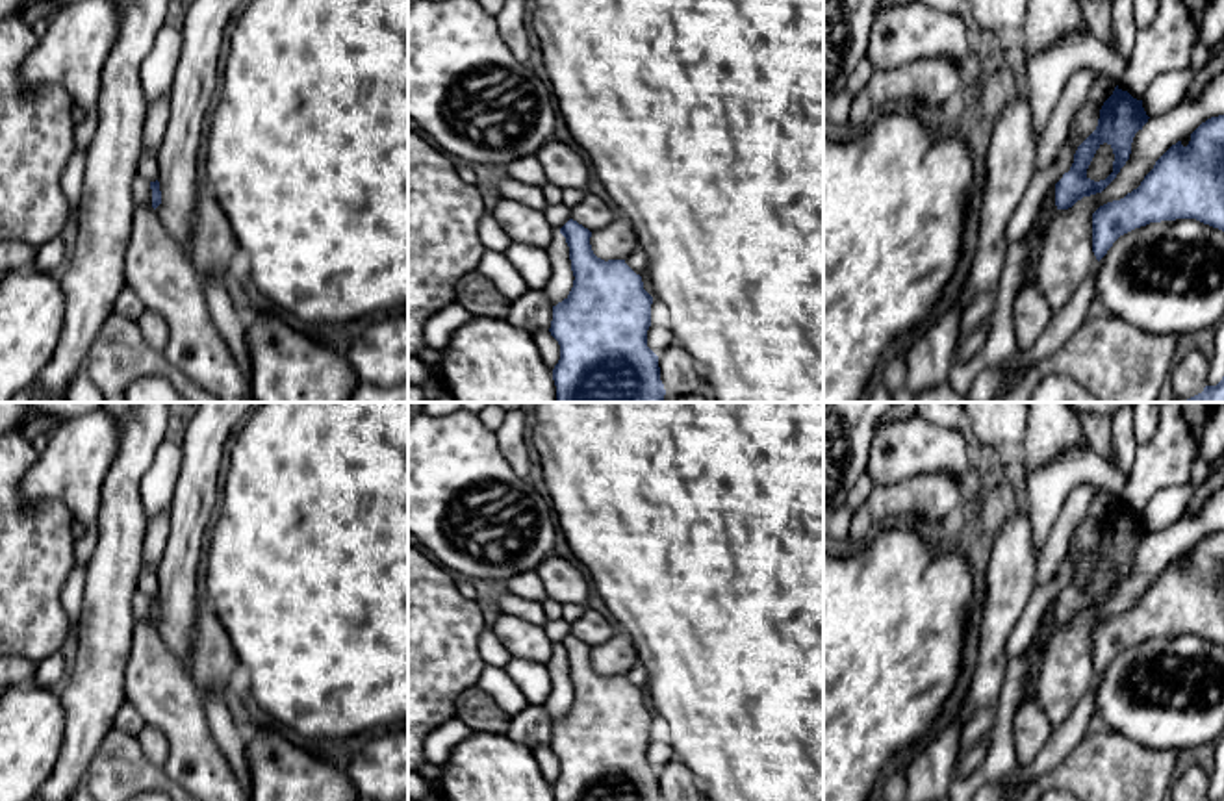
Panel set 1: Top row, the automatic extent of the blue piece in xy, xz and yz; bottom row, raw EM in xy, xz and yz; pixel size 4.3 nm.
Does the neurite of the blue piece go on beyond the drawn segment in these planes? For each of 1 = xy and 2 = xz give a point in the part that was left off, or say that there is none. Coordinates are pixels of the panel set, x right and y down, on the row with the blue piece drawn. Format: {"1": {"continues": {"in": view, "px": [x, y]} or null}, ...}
{"1": {"continues": null}, "2": {"continues": null}}

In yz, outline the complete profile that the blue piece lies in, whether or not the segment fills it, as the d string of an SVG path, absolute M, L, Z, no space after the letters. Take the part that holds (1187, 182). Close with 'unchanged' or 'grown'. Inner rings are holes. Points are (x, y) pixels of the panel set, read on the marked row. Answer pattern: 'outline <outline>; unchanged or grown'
outline M1224 115L1202 122L1191 134L1189 145L1172 145L1137 189L1092 213L1092 252L1100 261L1120 235L1150 222L1176 219L1196 219L1224 232Z; unchanged

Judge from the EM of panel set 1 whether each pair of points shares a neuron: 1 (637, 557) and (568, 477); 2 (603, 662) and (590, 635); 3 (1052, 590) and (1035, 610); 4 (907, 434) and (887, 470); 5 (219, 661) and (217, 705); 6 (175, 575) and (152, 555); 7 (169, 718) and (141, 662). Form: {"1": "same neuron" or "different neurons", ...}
{"1": "same neuron", "2": "different neurons", "3": "same neuron", "4": "same neuron", "5": "different neurons", "6": "different neurons", "7": "same neuron"}

